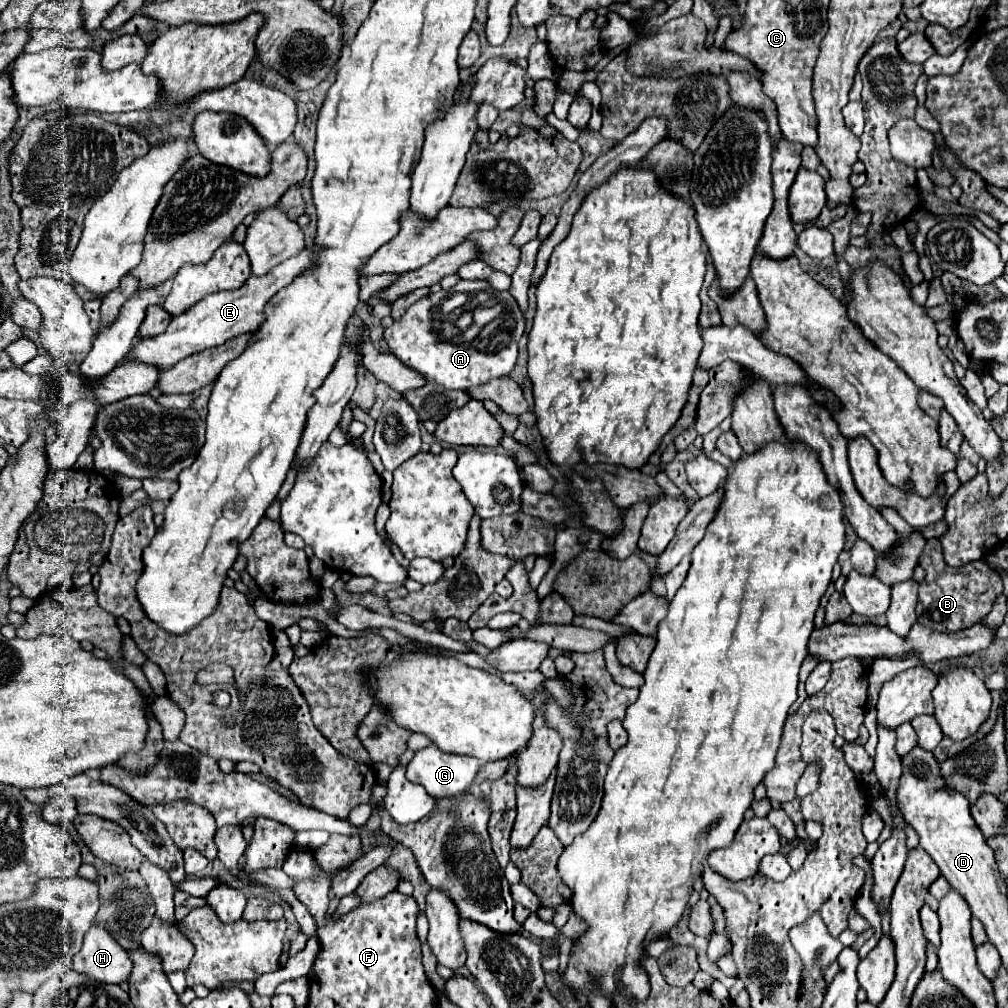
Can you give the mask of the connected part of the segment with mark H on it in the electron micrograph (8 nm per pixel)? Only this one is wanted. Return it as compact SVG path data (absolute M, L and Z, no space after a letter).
M93 925L83 939L83 947L81 951L75 955L75 971L77 973L85 973L91 979L99 981L99 983L123 983L127 979L127 975L131 973L131 959L125 953L125 949L101 927Z

